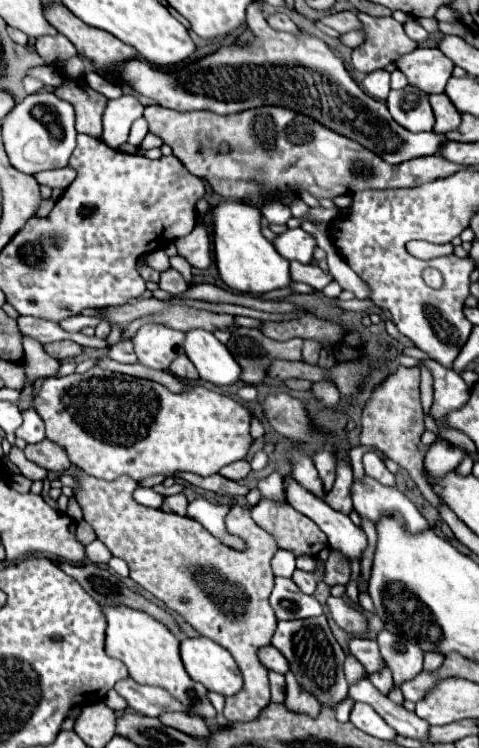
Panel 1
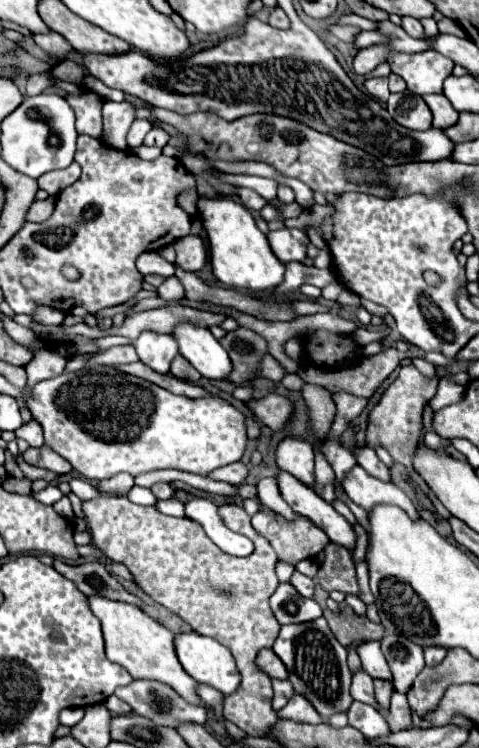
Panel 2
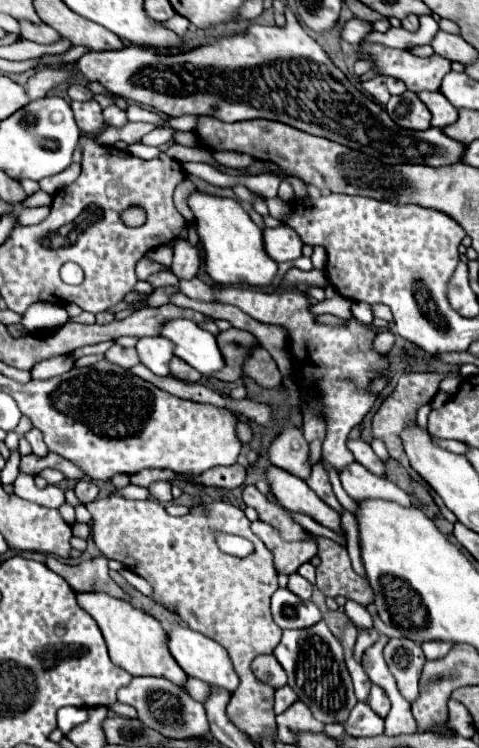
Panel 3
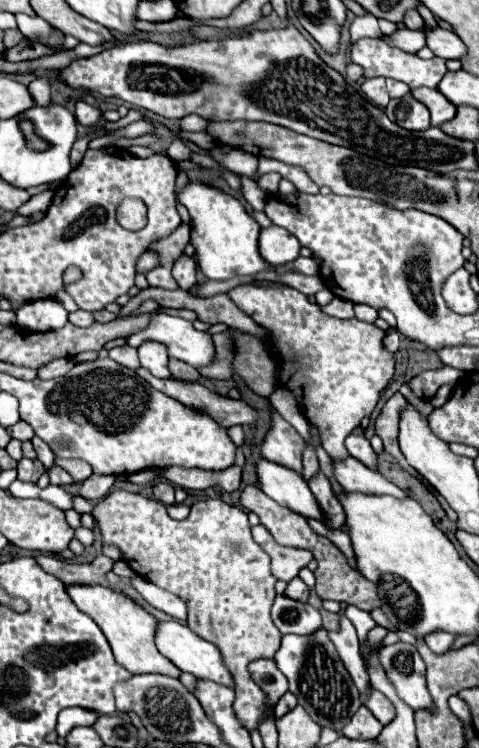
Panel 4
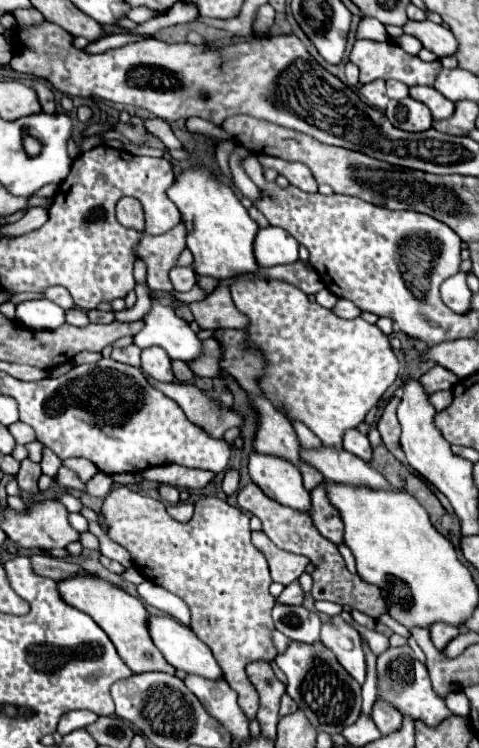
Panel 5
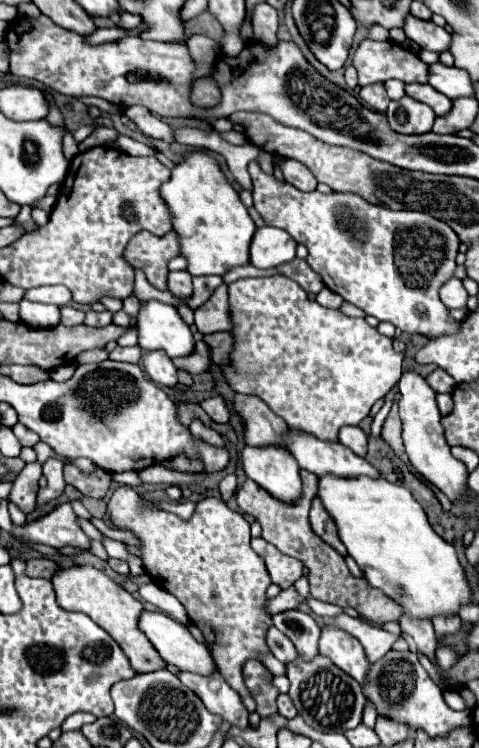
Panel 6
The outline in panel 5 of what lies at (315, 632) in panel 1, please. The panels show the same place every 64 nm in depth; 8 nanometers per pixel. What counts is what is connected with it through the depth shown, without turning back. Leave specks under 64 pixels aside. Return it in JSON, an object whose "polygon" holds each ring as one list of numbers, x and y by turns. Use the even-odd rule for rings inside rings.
{"polygon":[[292,642,284,654,276,656,274,662,288,676,288,696,296,702,298,710,302,710,308,716,308,720,312,720,312,726,318,732,342,732,348,724,354,724,358,720,362,706,362,686,356,680,352,680,352,676,348,676,348,672,338,664,334,654,328,652,328,648,322,642]]}

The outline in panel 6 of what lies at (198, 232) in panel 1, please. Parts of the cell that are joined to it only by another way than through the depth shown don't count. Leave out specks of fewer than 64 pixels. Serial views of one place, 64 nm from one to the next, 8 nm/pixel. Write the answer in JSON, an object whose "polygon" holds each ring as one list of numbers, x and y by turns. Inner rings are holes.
{"polygon":[[186,270,170,272,168,274,168,290,180,300,190,298,192,296,192,276]]}

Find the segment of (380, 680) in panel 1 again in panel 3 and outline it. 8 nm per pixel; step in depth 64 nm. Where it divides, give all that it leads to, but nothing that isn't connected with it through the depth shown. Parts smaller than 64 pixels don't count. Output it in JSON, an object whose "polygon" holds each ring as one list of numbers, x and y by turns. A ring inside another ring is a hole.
{"polygon":[[374,686,374,688,370,690,370,696,368,696,366,704,368,704,378,716,382,716,382,718,386,718,388,712,390,712,388,696,386,696,386,692,382,692,382,688,376,688,376,686]]}

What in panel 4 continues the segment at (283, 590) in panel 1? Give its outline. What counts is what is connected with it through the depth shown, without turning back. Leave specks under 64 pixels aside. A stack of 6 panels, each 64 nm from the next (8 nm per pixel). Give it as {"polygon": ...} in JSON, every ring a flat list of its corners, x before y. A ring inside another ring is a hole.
{"polygon":[[276,596,272,606,272,620,282,634,312,636,322,626,320,612,310,604,288,600,286,596]]}

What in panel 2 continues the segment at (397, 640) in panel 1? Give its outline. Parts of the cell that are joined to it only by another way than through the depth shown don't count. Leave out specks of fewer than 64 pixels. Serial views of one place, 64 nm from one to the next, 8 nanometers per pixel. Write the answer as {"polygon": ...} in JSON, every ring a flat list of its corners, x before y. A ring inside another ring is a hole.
{"polygon":[[384,636,382,652,394,674,394,688,406,694,408,688,412,688,414,678,424,668,422,648,404,636]]}

